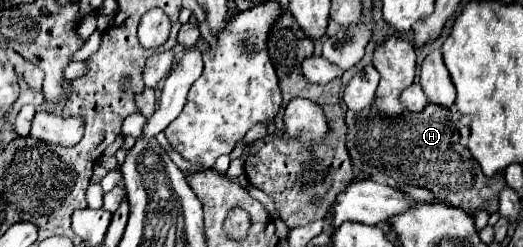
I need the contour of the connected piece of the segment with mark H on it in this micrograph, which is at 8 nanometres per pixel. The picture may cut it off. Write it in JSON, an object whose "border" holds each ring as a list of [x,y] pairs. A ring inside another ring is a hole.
{"border":[[[426,105],[420,113],[404,111],[394,117],[386,117],[374,107],[366,107],[358,113],[346,111],[346,147],[352,165],[358,175],[374,177],[378,173],[414,187],[424,187],[434,193],[438,201],[464,209],[468,215],[484,209],[488,213],[498,211],[500,189],[506,187],[502,175],[488,179],[470,151],[458,143],[458,119],[456,109],[442,109]]]}

